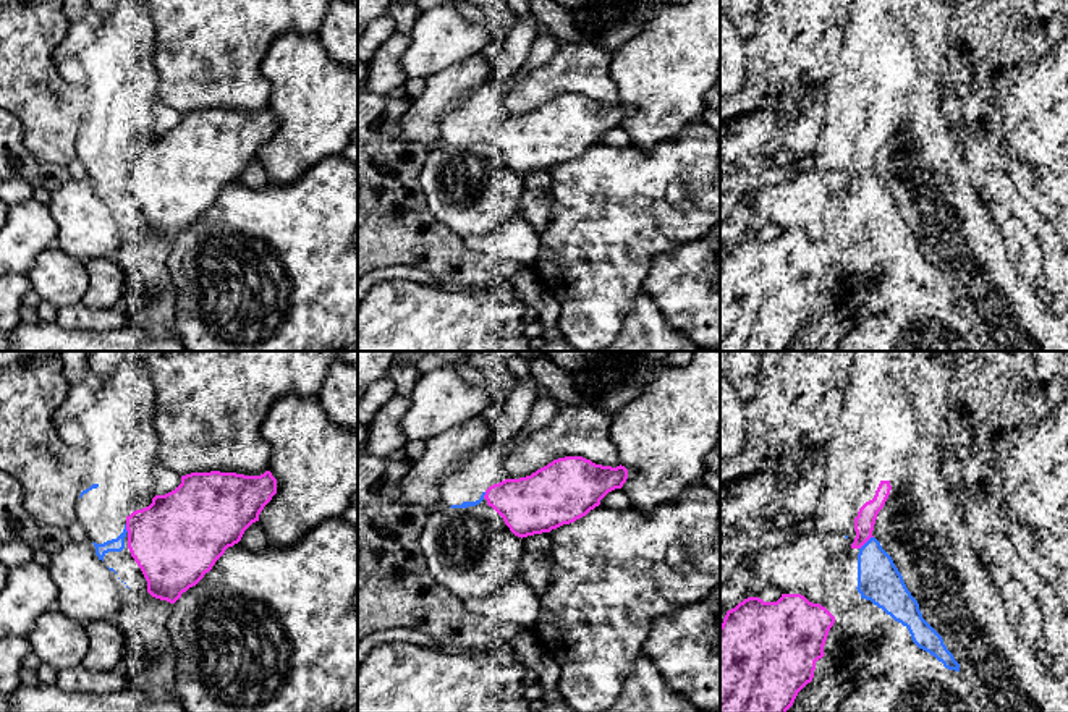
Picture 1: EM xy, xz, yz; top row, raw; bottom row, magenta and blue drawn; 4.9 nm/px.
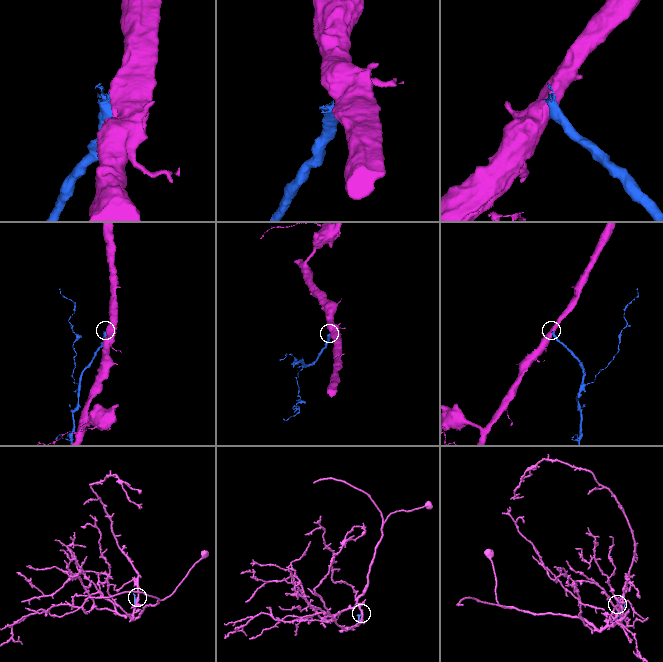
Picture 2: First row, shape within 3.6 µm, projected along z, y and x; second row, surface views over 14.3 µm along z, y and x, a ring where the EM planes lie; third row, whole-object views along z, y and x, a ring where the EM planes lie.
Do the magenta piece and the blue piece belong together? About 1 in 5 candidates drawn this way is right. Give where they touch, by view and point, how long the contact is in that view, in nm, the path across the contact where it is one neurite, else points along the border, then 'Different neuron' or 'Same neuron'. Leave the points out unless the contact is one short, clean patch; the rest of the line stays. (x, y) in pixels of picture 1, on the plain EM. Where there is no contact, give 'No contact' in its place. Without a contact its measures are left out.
Touches magenta at yz (866, 178). Shared border 100 nm. Different neuron

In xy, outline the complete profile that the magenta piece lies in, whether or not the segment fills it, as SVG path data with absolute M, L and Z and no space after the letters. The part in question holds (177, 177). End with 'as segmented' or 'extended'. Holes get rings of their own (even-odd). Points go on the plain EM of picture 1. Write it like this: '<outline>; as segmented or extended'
M270 108L261 113L236 110L191 110L181 121L155 133L152 141L126 154L128 186L141 206L147 230L175 241L183 230L196 223L228 184L238 181L264 144L277 131L277 117Z; as segmented

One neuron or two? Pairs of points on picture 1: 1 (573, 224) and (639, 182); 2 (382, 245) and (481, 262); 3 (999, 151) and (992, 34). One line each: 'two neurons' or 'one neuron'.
1: one neuron
2: one neuron
3: one neuron

